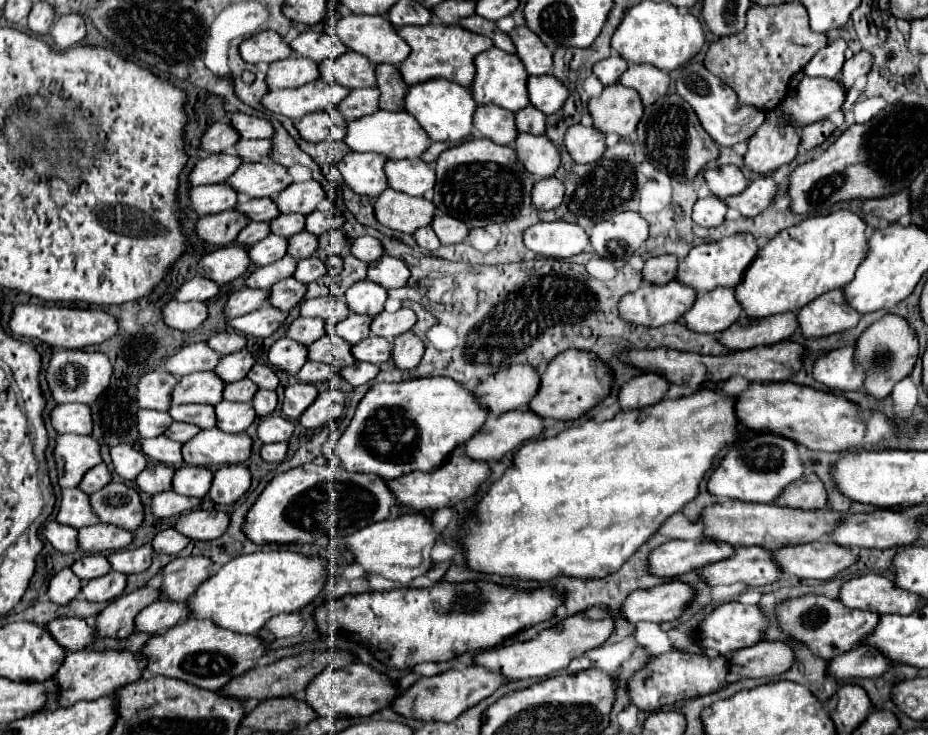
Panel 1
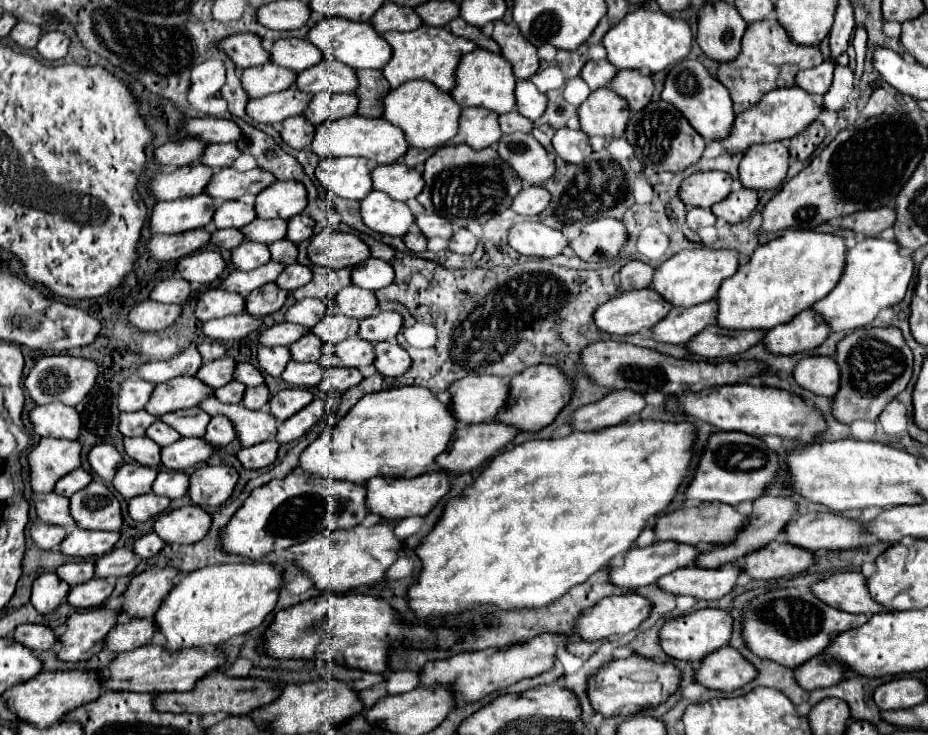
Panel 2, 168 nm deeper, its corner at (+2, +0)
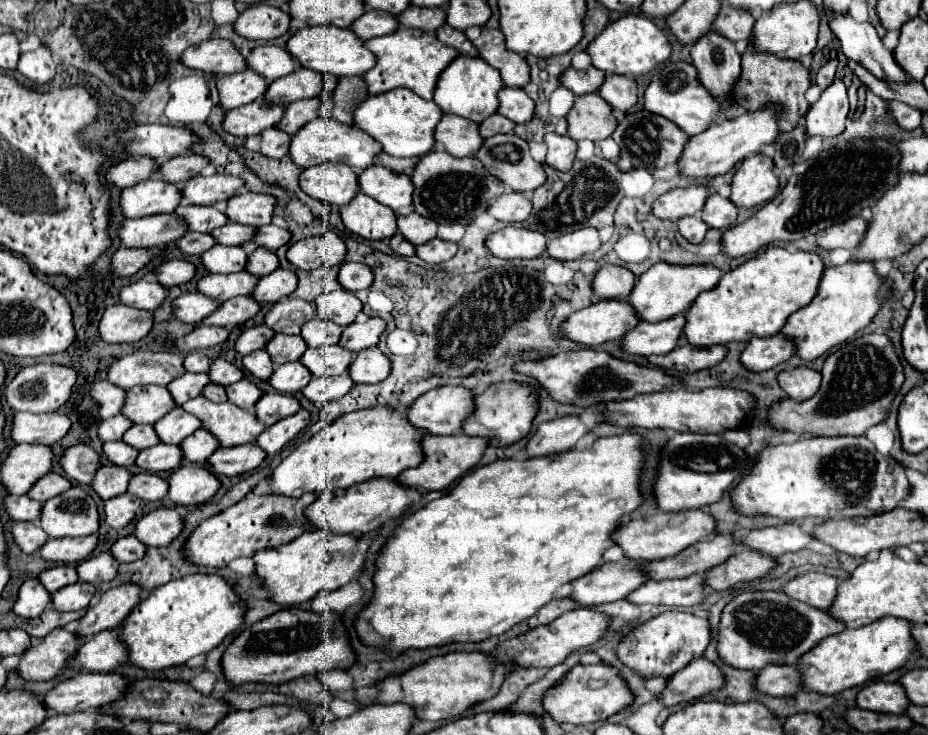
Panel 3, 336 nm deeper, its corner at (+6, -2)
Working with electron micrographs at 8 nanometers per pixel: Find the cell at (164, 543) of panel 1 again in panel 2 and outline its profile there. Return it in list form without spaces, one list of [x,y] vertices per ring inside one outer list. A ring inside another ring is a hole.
[[[154,532],[138,538],[134,544],[132,544],[132,552],[138,556],[138,558],[152,558],[156,556],[162,548],[166,546],[166,542],[162,542],[160,536],[156,536]]]

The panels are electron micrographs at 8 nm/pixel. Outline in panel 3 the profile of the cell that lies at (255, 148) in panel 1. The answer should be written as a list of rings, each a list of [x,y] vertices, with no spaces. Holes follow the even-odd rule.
[[[188,154],[188,156],[178,156],[178,158],[170,158],[166,162],[160,164],[160,174],[164,176],[164,180],[168,182],[176,182],[176,184],[184,184],[188,182],[192,176],[198,176],[202,172],[202,168],[210,166],[206,156],[200,154]]]

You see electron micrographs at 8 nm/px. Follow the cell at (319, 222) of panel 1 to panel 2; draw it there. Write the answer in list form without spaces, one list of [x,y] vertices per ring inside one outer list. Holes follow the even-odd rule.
[[[298,214],[294,218],[288,220],[288,226],[286,226],[286,238],[294,244],[302,242],[302,240],[308,240],[312,236],[312,228],[314,228],[314,220],[308,218],[306,214]]]

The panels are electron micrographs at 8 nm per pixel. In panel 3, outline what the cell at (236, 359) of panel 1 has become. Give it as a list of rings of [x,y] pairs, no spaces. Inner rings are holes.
[[[186,372],[184,376],[172,380],[168,384],[168,390],[174,396],[176,404],[182,406],[186,400],[190,400],[194,396],[200,396],[206,384],[210,384],[208,374],[192,374],[192,372]]]

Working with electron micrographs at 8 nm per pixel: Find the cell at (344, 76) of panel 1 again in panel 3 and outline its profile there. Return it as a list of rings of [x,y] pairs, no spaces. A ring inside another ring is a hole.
[[[298,68],[296,72],[274,80],[264,98],[274,104],[290,104],[304,98],[316,98],[330,92],[338,80],[334,76],[320,76],[320,72],[308,72],[308,68]]]

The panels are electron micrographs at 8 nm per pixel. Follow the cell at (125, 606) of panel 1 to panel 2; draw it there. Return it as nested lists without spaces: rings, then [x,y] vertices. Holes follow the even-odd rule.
[[[80,610],[66,620],[66,630],[58,636],[62,648],[56,650],[56,658],[62,662],[90,660],[104,648],[104,634],[116,624],[118,610]]]

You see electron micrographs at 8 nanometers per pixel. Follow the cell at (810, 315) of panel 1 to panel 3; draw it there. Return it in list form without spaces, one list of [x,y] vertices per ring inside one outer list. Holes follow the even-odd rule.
[[[778,332],[776,336],[770,336],[770,338],[750,340],[740,360],[748,370],[762,372],[790,360],[794,354],[796,354],[794,340]]]

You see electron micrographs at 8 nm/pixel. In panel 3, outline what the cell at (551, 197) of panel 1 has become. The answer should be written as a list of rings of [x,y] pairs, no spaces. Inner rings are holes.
[[[506,192],[500,198],[496,198],[488,208],[488,214],[502,222],[524,222],[530,216],[530,212],[532,202],[528,194],[522,192]]]

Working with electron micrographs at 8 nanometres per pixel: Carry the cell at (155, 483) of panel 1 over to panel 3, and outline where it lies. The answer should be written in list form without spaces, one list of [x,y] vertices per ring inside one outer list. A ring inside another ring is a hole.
[[[114,464],[102,466],[96,472],[92,488],[98,492],[102,500],[110,500],[112,496],[120,496],[128,492],[128,480],[132,480],[132,472],[126,468],[116,468]]]

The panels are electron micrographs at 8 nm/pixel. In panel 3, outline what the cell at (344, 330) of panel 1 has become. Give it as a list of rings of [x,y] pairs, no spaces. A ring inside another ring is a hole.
[[[312,318],[310,322],[306,322],[302,326],[302,338],[312,348],[328,346],[328,344],[338,344],[340,336],[342,336],[342,326],[338,326],[334,322],[328,322],[328,320]]]

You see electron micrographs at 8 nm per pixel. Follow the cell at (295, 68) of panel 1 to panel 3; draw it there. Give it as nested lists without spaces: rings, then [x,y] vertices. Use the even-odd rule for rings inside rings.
[[[252,68],[218,78],[218,92],[224,110],[254,102],[264,94],[264,88],[268,88],[268,80],[264,80],[258,72],[252,72]]]

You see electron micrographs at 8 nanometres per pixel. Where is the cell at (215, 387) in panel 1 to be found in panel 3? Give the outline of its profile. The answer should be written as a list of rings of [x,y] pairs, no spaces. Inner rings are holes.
[[[148,384],[128,390],[122,414],[128,416],[134,424],[154,424],[174,408],[176,402],[172,400],[172,394],[166,386]]]

